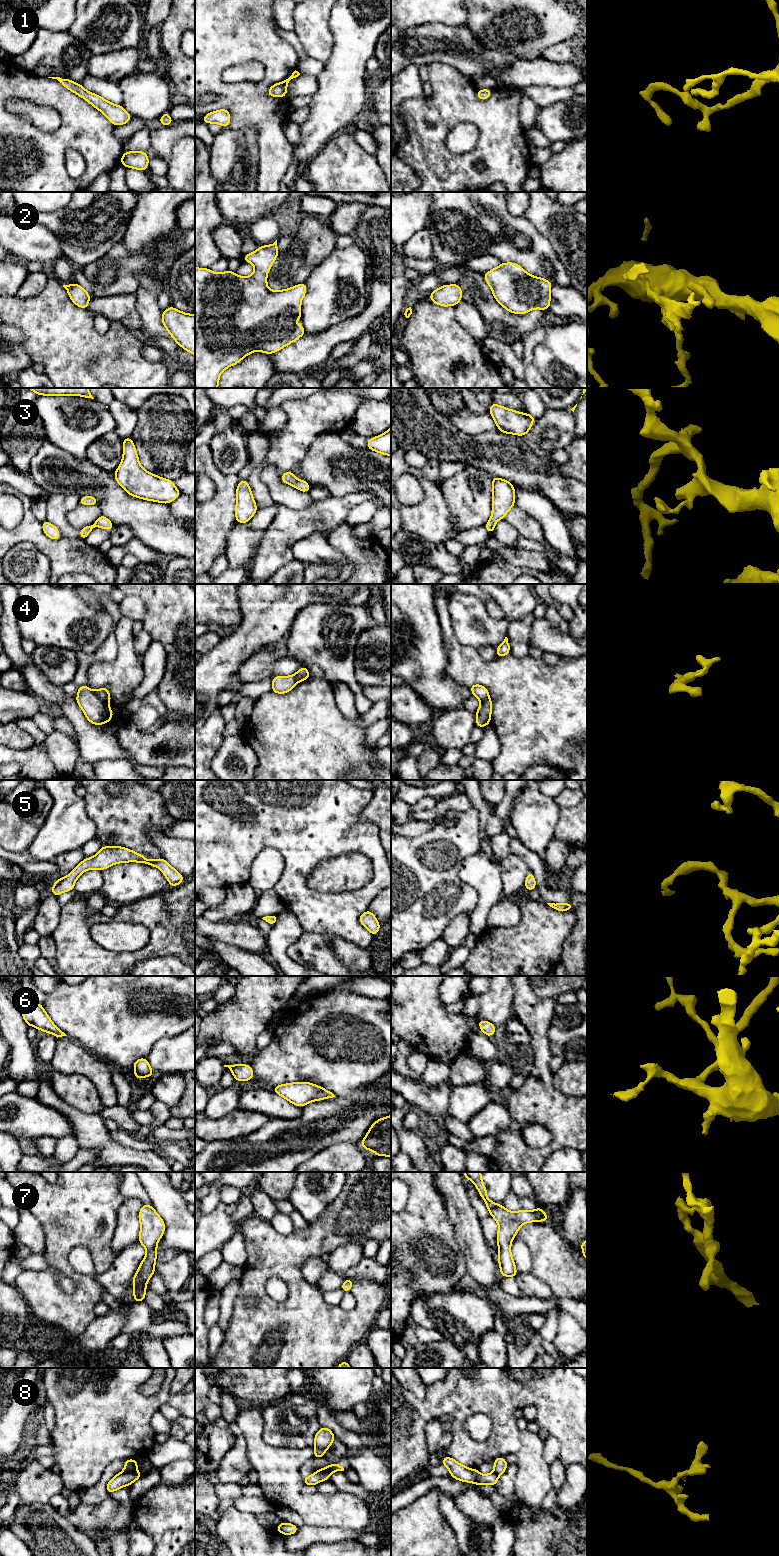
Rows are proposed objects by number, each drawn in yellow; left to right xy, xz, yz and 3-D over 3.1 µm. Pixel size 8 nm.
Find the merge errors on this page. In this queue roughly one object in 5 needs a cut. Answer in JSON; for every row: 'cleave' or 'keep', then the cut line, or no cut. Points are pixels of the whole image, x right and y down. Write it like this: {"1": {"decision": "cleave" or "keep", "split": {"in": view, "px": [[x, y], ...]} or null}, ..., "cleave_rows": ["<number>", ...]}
{"1": {"decision": "keep", "split": null}, "2": {"decision": "keep", "split": null}, "3": {"decision": "keep", "split": null}, "4": {"decision": "cleave", "split": {"in": "xy", "px": [[94, 692], [107, 704]]}}, "5": {"decision": "keep", "split": null}, "6": {"decision": "keep", "split": null}, "7": {"decision": "keep", "split": null}, "8": {"decision": "cleave", "split": {"in": "xz", "px": [[316, 1471], [327, 1471], [330, 1474]]}}, "cleave_rows": ["4", "8"]}

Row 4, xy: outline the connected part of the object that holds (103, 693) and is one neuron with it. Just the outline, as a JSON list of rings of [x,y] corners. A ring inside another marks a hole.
[[[103,687],[96,690],[95,694],[99,699],[104,701],[106,704],[109,704],[109,702],[111,701],[111,696],[109,694],[109,689],[107,687]]]

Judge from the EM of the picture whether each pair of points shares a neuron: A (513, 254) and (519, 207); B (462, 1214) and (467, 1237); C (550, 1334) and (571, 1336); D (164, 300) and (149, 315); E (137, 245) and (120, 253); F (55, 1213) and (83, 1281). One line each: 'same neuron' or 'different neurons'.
A: different neurons
B: same neuron
C: different neurons
D: different neurons
E: different neurons
F: same neuron

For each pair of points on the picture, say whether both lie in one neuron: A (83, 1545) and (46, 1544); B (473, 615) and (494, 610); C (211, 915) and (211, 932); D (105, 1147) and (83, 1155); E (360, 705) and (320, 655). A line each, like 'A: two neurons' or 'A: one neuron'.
A: one neuron
B: two neurons
C: two neurons
D: two neurons
E: one neuron

